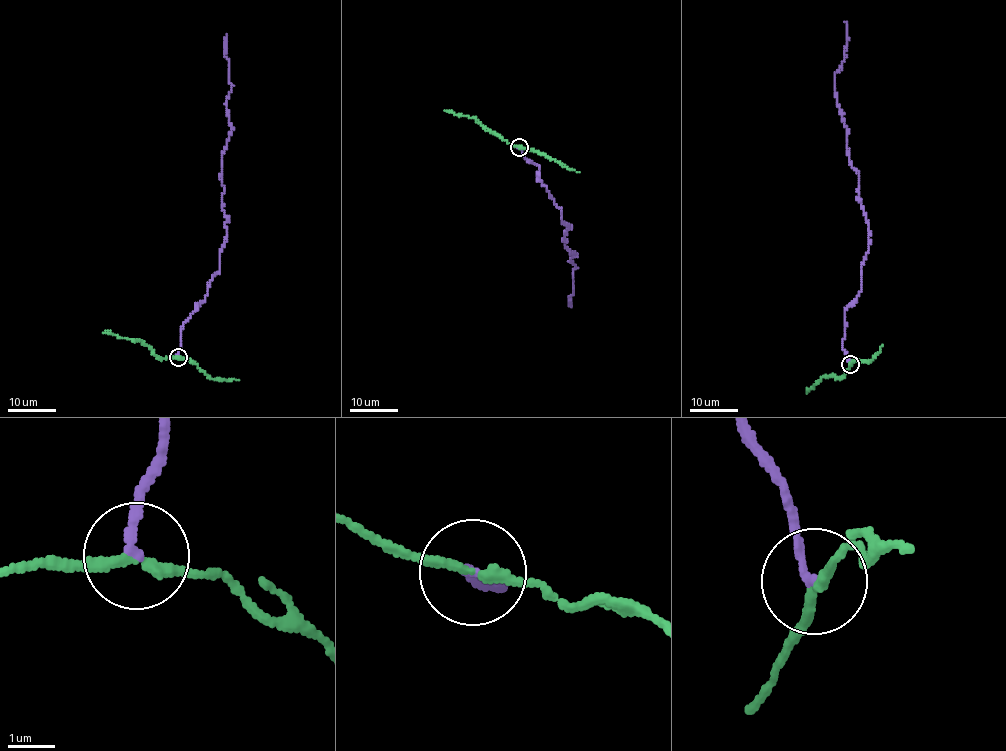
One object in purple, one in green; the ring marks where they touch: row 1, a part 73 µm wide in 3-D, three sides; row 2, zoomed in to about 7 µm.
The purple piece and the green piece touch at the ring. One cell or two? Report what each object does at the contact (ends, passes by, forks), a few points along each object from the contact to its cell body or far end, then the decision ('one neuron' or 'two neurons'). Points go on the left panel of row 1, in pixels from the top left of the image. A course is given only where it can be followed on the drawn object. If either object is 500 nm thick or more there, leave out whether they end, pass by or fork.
purple ends | green passes by | purple via (177, 357), (182, 324), (217, 273), (227, 231), (221, 180), (222, 150), (230, 131), (226, 33) | green via (177, 357), (162, 359), (137, 340), (102, 333) | two neurons

